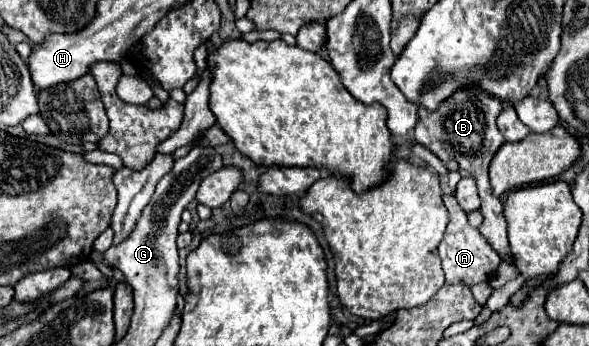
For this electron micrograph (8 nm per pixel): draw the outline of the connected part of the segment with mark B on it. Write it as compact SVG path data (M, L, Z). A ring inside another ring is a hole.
M462 87L458 91L454 91L454 97L448 97L446 101L442 101L438 111L428 111L428 109L418 109L418 123L414 127L414 139L426 149L430 149L438 159L442 159L444 163L448 161L458 161L460 169L470 171L470 175L476 179L478 185L478 193L482 199L482 215L484 215L484 223L480 225L480 233L488 239L488 243L494 247L494 251L500 257L508 257L510 253L510 245L508 245L508 237L506 237L506 219L502 215L502 203L500 199L496 199L492 195L492 187L488 181L488 165L496 153L496 149L500 149L500 145L504 143L502 133L496 127L496 119L502 113L502 103L496 101L496 97L490 97L490 93L486 93L480 87Z

